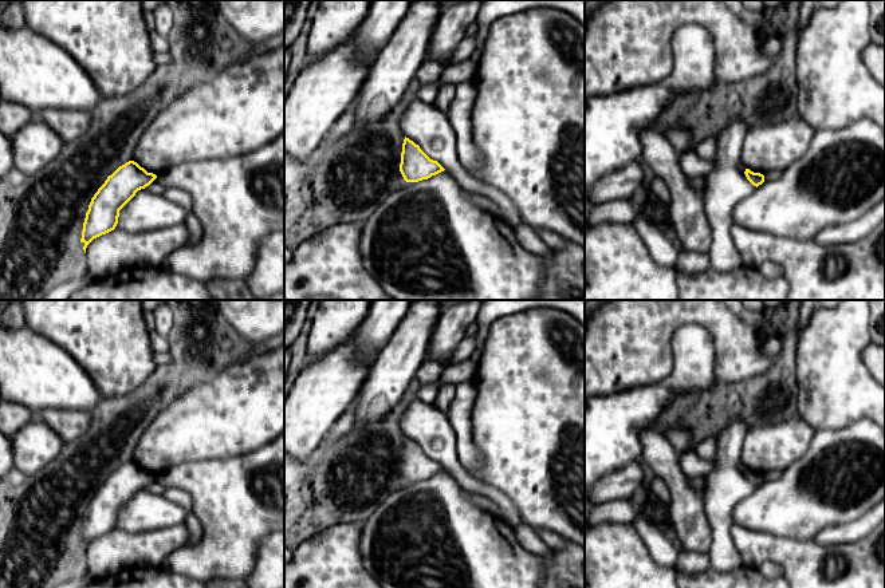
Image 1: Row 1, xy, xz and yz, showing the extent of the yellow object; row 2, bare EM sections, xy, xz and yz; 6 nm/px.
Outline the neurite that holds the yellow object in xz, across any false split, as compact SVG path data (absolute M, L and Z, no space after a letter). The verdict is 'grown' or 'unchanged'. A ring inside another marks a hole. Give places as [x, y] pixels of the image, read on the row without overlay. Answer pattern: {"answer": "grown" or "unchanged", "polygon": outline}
{"answer": "unchanged", "polygon": "M405 437L400 471L406 482L428 480L444 470L437 461L430 459L418 445Z"}

